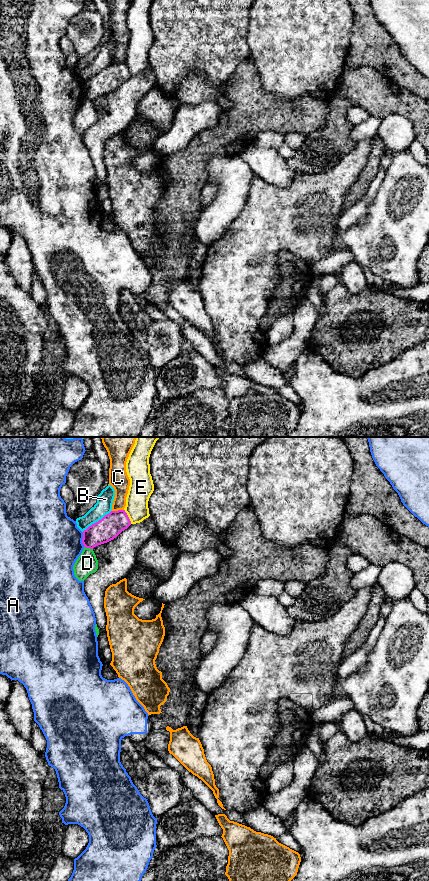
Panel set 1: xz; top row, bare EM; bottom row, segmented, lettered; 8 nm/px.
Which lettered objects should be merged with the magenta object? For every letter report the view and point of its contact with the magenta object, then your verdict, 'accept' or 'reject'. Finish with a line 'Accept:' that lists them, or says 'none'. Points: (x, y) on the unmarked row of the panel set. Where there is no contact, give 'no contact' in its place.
A: xz (82, 91) | reject
B: xz (96, 74) | reject
C: xz (118, 62) | reject
D: xz (88, 99) | reject
E: xz (127, 68) | reject
Accept: none

